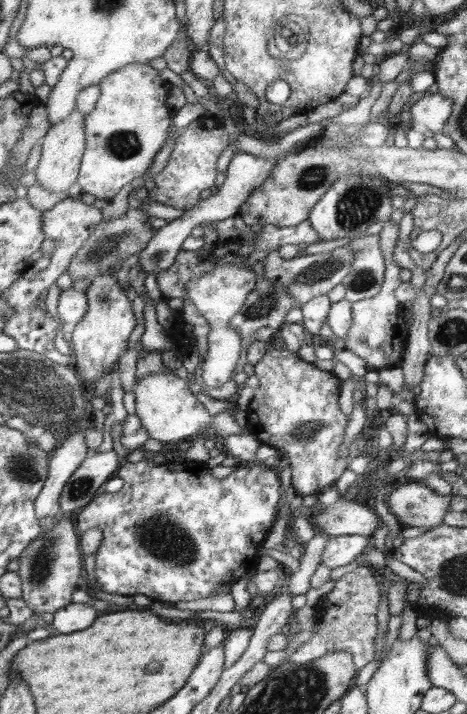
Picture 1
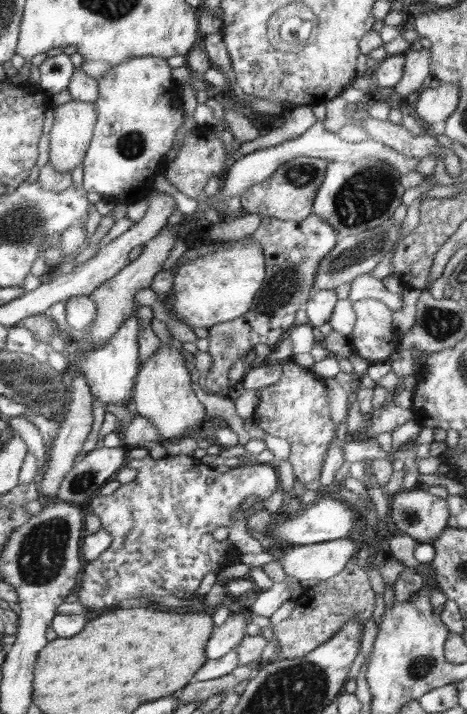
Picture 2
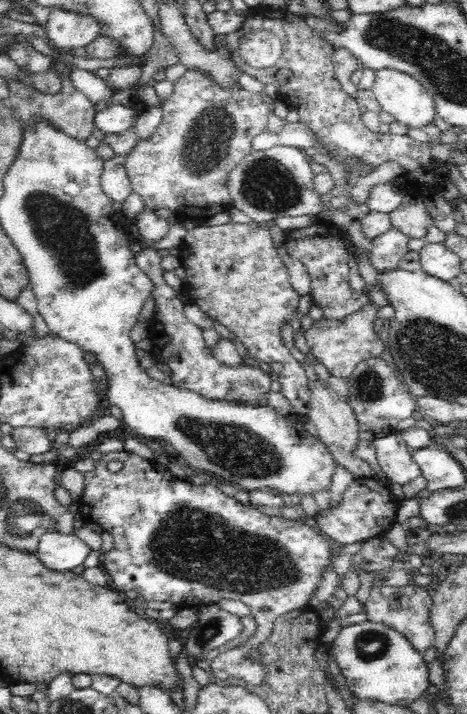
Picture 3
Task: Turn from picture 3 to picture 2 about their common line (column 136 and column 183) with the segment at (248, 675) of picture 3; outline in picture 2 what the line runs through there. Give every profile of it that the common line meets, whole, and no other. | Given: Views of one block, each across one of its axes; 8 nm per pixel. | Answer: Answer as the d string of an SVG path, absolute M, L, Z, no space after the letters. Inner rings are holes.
M148 455L142 460L129 459L124 467L138 471L136 478L132 482L121 484L111 496L97 496L92 500L91 507L86 509L100 517L101 528L111 536L111 545L98 558L84 565L77 602L82 604L87 612L90 612L90 608L102 612L102 608L140 596L178 596L180 592L192 595L200 588L200 582L208 572L217 568L221 570L232 564L236 555L228 540L218 542L214 540L212 532L218 526L232 526L239 517L239 508L246 498L257 498L257 502L243 512L247 519L264 508L264 500L278 490L278 474L274 466L268 464L238 466L220 474L207 465L207 460L186 455L166 456L161 460L154 460Z

